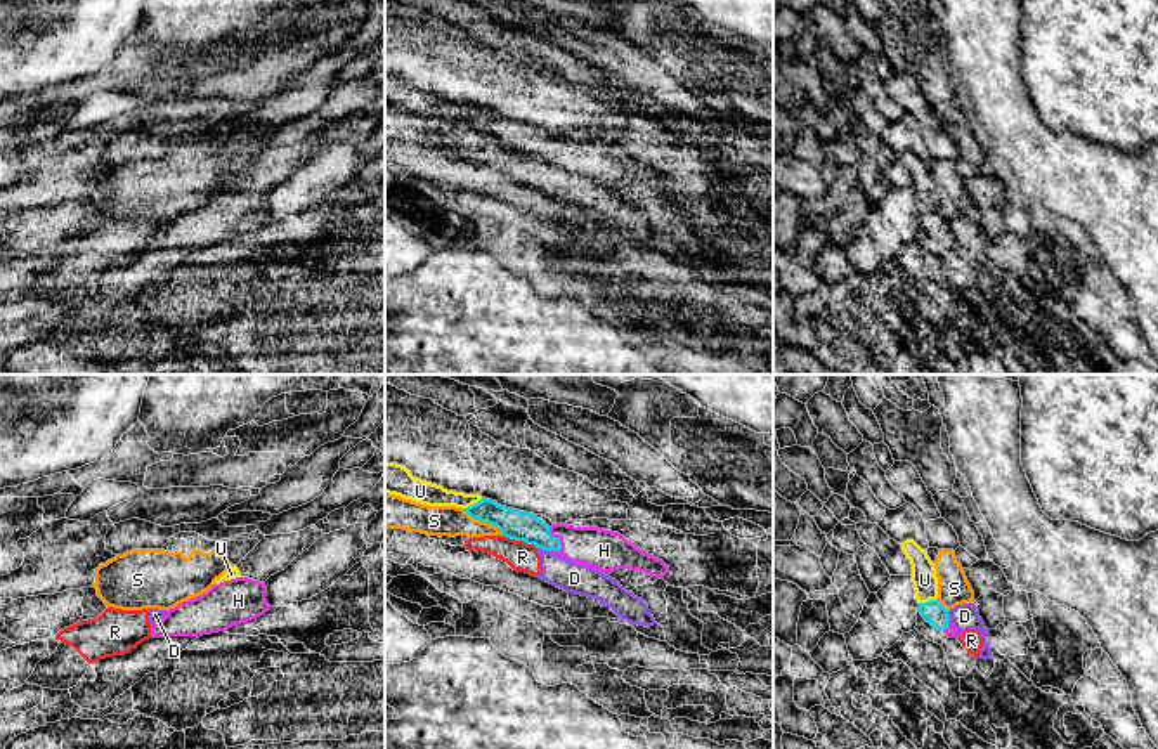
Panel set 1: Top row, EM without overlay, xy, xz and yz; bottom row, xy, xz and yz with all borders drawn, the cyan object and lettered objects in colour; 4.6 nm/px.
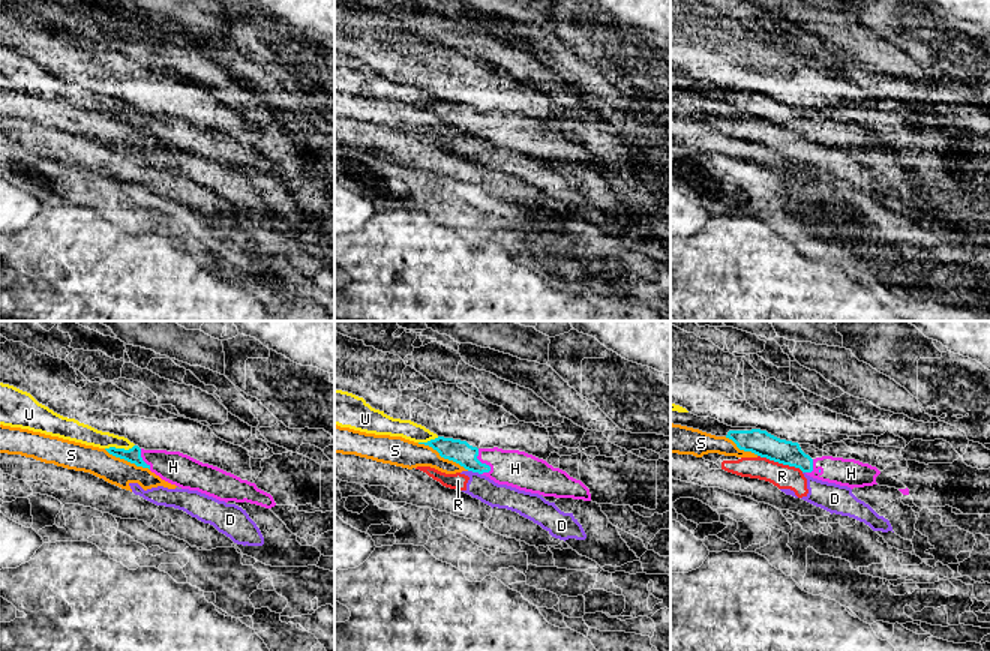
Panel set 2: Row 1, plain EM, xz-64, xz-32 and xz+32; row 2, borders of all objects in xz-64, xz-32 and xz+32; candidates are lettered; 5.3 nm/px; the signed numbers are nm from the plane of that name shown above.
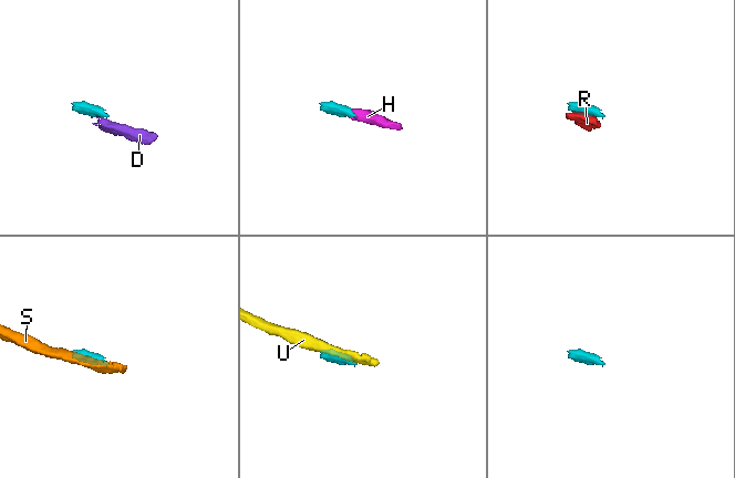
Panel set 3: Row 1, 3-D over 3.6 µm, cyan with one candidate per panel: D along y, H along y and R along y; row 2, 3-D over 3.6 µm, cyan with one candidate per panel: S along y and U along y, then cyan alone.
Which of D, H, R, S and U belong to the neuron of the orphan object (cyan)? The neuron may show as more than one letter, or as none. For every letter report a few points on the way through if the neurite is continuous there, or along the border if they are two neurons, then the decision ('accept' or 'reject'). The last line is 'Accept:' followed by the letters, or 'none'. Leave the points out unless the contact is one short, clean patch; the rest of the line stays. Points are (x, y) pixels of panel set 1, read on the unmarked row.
D: border xz (538, 158), (550, 163); reject
H: way xz (520, 137), (541, 148), (559, 151), (604, 162); accept
R: border xz (503, 146), (531, 155), (536, 160); reject
S: reject
U: border xz (482, 110), (463, 120); reject
Accept: H

